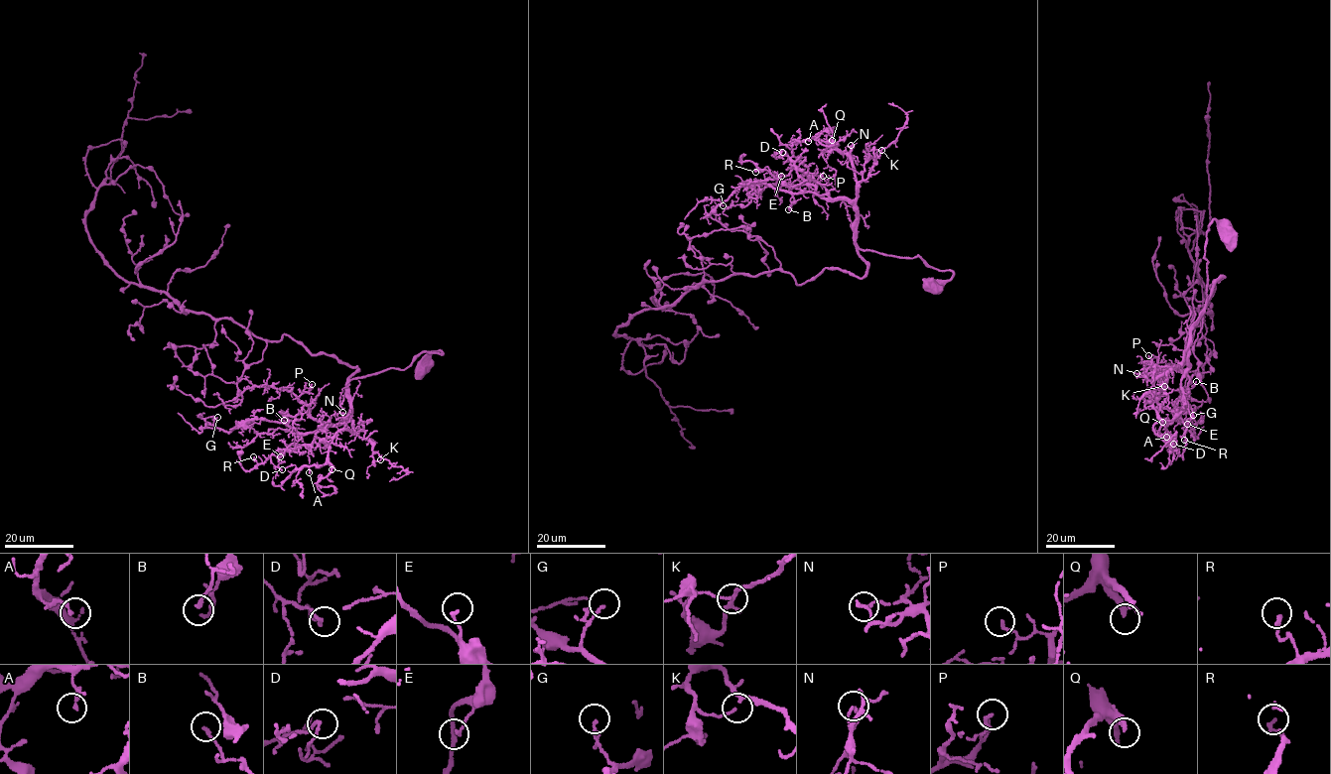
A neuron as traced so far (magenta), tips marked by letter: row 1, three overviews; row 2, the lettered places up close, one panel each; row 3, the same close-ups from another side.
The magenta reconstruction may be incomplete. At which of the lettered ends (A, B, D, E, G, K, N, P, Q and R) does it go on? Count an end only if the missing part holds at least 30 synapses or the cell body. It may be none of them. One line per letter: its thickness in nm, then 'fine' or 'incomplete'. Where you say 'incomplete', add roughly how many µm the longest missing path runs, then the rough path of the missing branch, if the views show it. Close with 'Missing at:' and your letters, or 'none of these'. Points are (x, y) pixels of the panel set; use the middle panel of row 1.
A: 190 nm | fine
B: 160 nm | fine
D: 130 nm | fine
E: 150 nm | fine
G: 120 nm | fine
K: 110 nm | fine
N: 130 nm | fine
P: 150 nm | fine
Q: 240 nm | incomplete | 20 µm | (832, 140), (839, 131), (848, 137), (870, 122)
R: 170 nm | fine
Missing at: Q

